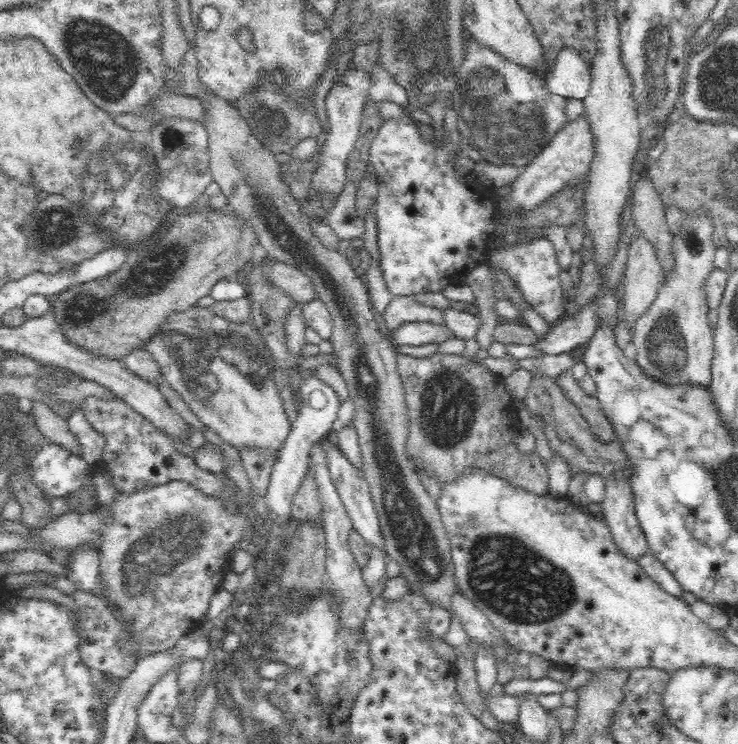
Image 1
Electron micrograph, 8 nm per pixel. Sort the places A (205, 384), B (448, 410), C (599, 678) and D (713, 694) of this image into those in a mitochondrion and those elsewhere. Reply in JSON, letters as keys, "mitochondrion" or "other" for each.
{"A":"mitochondrion","B":"mitochondrion","C":"other","D":"other"}

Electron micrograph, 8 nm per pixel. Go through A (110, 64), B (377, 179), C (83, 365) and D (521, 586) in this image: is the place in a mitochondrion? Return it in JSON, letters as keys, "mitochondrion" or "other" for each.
{"A":"mitochondrion","B":"other","C":"other","D":"mitochondrion"}

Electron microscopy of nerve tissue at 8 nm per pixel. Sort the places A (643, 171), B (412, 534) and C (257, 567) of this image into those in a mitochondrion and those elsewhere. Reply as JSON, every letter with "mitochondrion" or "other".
{"A":"other","B":"mitochondrion","C":"other"}

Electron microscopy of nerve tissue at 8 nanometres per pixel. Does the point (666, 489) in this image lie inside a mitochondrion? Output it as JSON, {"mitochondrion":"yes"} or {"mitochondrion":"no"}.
{"mitochondrion":"no"}

